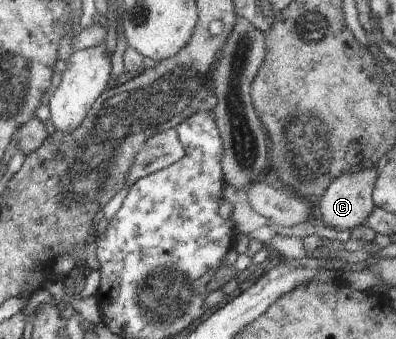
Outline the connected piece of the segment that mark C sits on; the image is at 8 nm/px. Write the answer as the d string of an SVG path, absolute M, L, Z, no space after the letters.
M377 167L367 168L359 170L357 173L341 174L333 183L329 184L315 206L316 216L322 219L324 226L343 231L344 229L352 230L364 224L366 217L375 208L372 191L377 179L376 169Z

